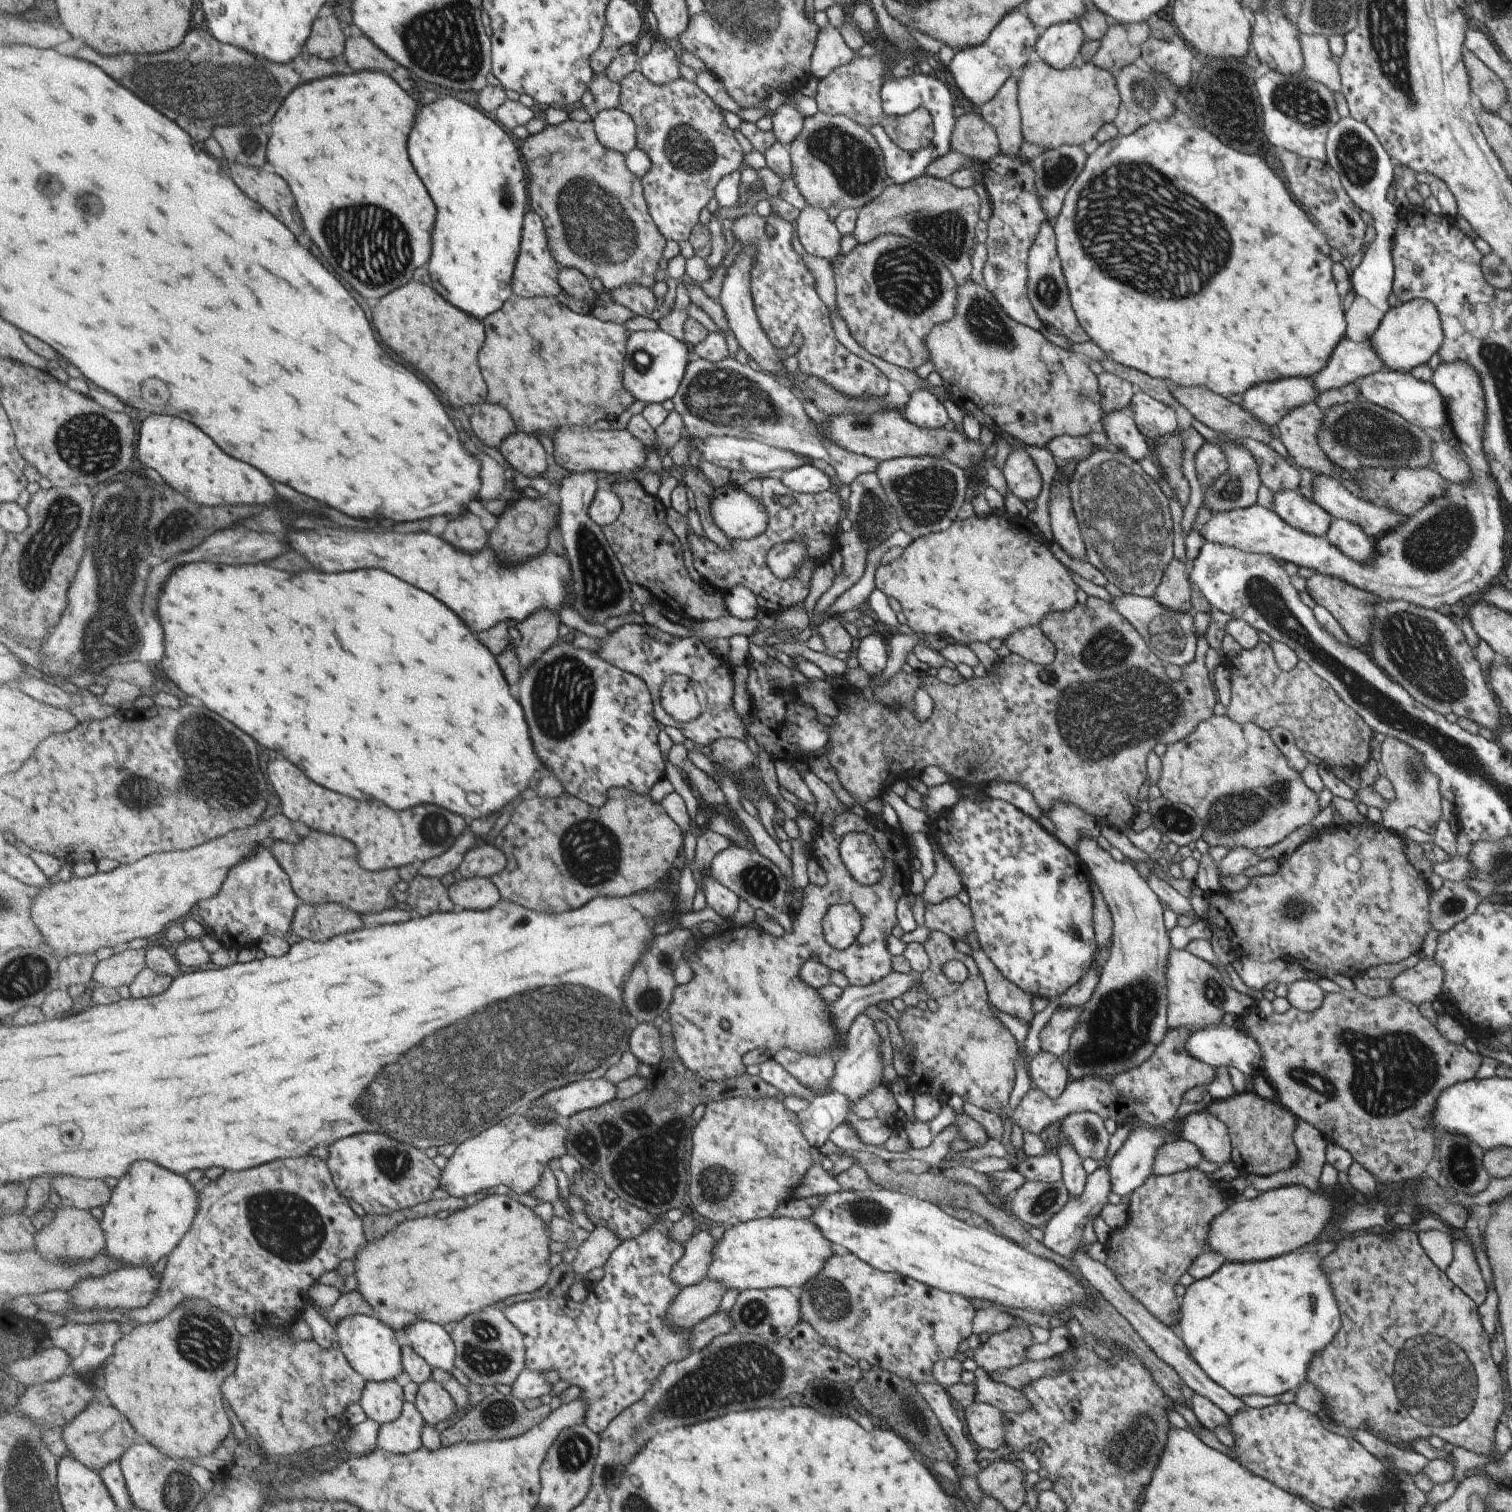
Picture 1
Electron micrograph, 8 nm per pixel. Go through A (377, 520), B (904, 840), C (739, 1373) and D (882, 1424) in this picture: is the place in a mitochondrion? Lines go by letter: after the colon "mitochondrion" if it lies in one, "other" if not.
A: other
B: other
C: mitochondrion
D: other

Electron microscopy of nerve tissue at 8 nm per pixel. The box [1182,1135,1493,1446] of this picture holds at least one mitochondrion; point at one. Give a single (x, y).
(1437, 1386)

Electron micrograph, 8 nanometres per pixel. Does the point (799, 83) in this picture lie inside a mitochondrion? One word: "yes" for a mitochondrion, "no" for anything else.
no

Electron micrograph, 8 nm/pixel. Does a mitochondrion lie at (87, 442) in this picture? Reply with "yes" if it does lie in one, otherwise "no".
yes

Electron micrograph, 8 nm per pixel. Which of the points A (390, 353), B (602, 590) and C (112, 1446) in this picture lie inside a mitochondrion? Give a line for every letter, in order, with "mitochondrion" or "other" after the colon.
A: other
B: mitochondrion
C: other

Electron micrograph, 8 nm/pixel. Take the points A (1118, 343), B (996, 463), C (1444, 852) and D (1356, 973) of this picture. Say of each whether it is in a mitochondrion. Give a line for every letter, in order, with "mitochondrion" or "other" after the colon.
A: other
B: other
C: other
D: other

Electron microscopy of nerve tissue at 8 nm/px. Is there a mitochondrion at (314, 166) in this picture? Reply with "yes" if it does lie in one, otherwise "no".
no

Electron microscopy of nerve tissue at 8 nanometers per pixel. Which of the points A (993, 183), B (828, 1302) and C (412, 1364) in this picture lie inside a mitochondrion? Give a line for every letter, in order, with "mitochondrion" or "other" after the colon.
A: other
B: mitochondrion
C: other

